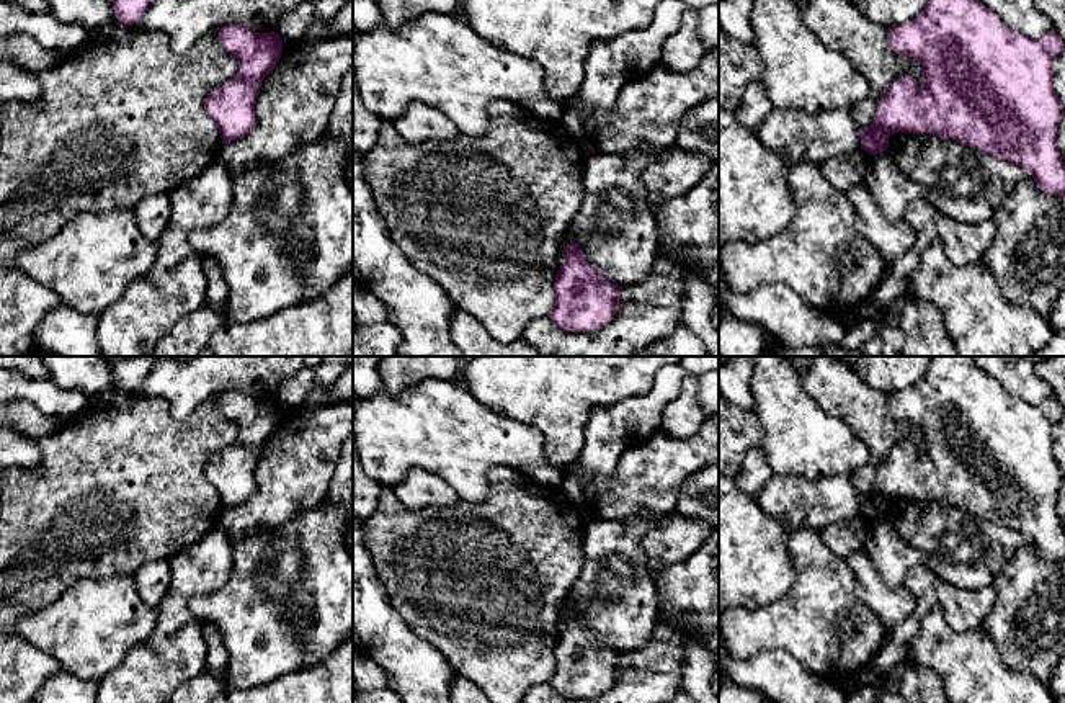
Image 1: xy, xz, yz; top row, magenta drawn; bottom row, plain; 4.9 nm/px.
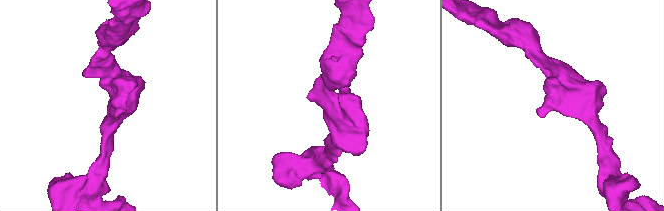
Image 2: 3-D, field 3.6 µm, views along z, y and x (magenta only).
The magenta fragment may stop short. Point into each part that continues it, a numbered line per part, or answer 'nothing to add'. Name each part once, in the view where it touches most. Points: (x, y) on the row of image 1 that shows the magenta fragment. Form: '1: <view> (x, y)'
nothing to add

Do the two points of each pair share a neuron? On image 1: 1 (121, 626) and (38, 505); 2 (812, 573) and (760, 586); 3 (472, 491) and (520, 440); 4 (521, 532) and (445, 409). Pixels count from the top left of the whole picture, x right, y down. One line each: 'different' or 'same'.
1: different
2: different
3: same
4: different

